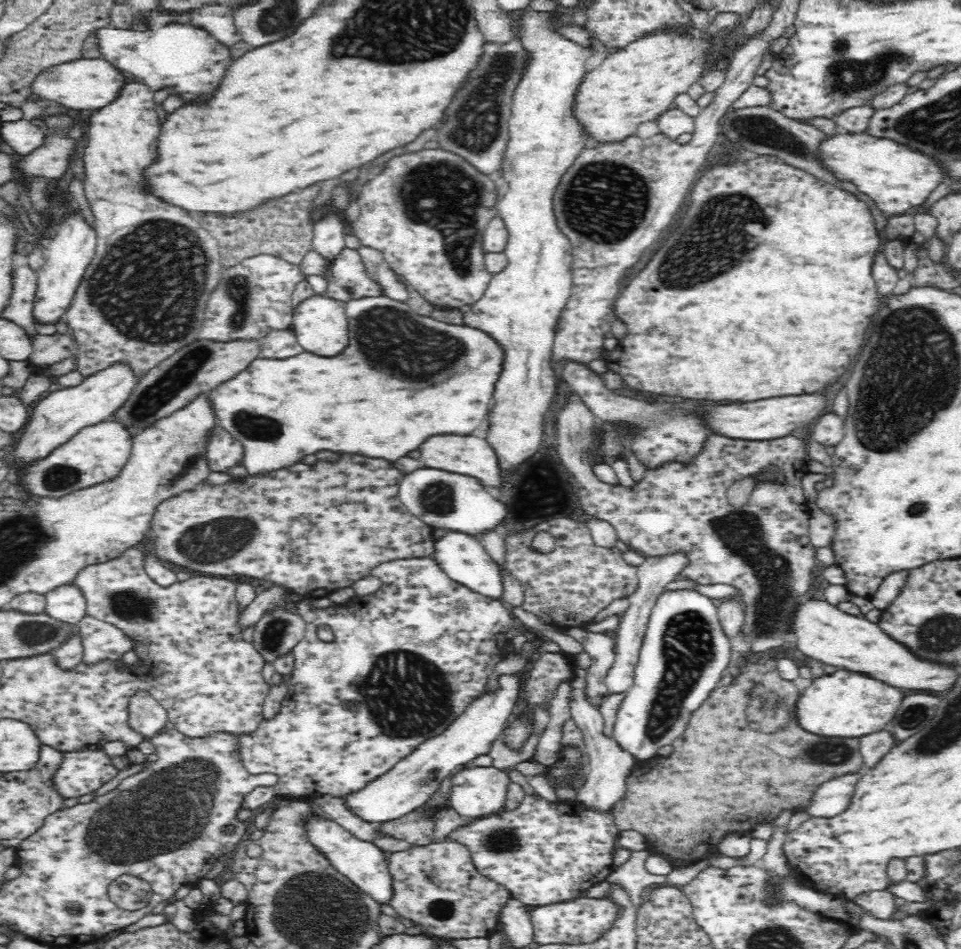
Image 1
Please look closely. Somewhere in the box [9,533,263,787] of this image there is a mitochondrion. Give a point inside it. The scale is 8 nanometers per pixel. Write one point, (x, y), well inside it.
(130, 605)

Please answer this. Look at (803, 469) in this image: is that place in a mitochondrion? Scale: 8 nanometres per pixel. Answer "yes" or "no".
no

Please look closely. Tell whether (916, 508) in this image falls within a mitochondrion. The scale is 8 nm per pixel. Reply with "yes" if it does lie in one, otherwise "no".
yes

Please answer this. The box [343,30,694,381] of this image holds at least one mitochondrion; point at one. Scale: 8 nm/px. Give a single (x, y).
(429, 197)

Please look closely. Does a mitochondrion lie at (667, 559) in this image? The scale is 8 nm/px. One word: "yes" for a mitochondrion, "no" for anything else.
no

